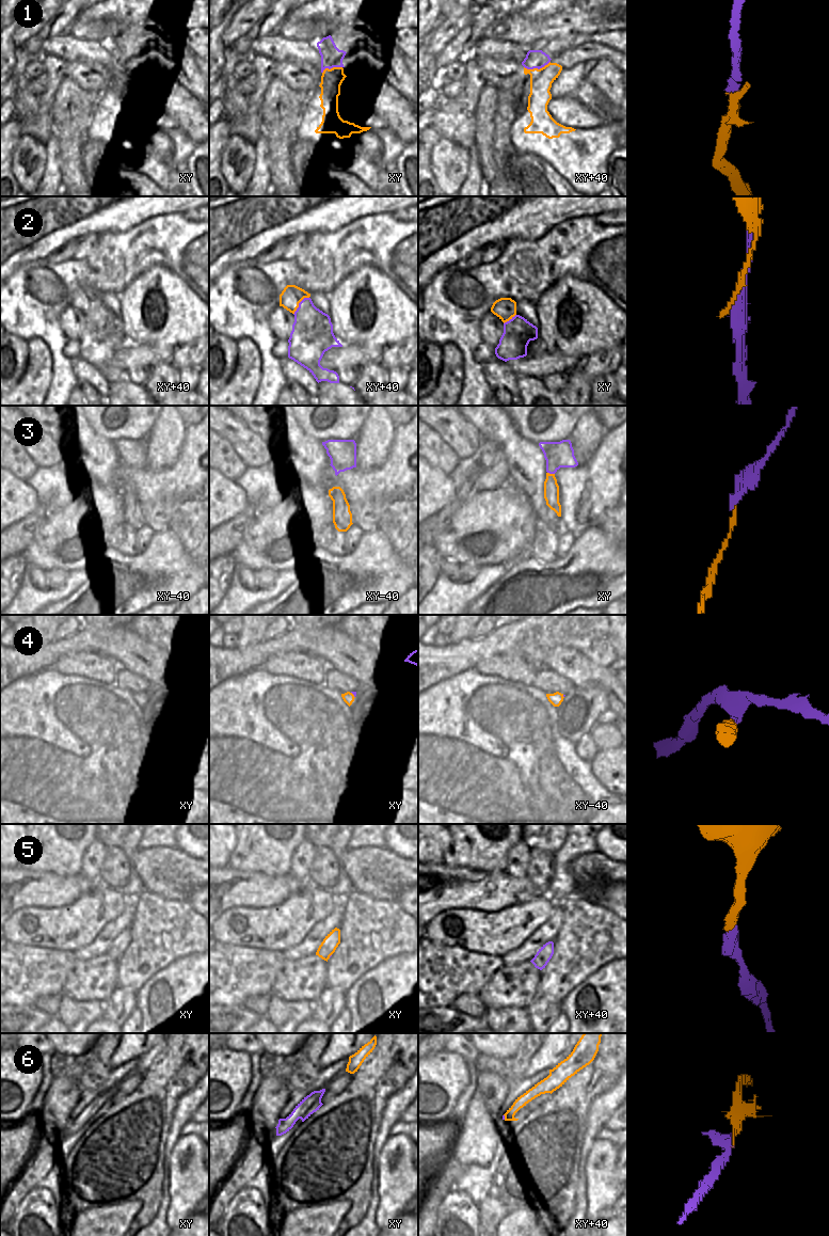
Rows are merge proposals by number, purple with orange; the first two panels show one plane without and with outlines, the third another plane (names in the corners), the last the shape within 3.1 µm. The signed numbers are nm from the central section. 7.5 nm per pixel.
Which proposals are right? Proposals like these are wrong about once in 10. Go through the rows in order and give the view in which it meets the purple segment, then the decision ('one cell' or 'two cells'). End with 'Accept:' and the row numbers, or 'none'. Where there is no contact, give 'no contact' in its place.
1: meets purple in xy+40; one cell
2: meets purple in xy+40; one cell
3: meets purple in xy; one cell
4: meets purple in xy; one cell
5: no contact; one cell
6: meets purple in xy+40; one cell
Accept: 1, 2, 3, 4, 5, 6

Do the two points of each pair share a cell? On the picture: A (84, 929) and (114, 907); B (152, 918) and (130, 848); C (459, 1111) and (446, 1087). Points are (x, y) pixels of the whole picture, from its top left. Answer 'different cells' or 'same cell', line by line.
A: same cell
B: different cells
C: different cells

